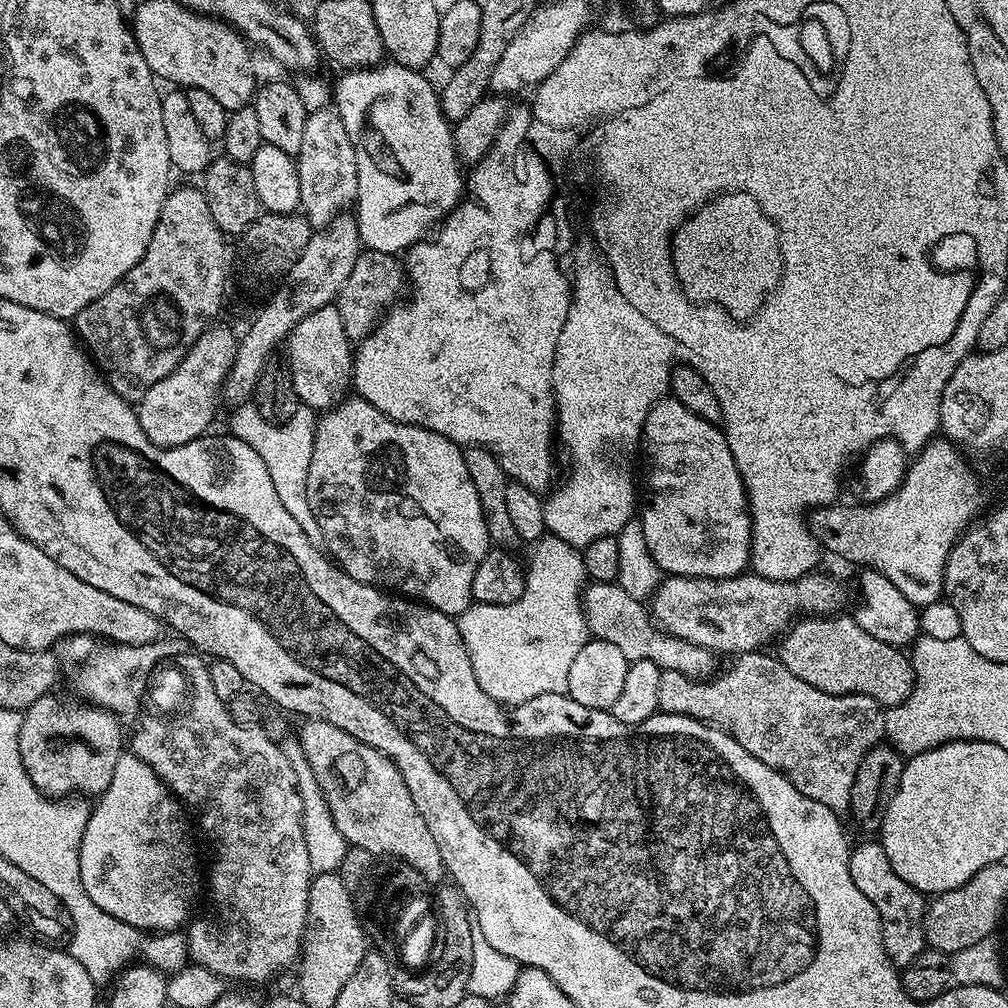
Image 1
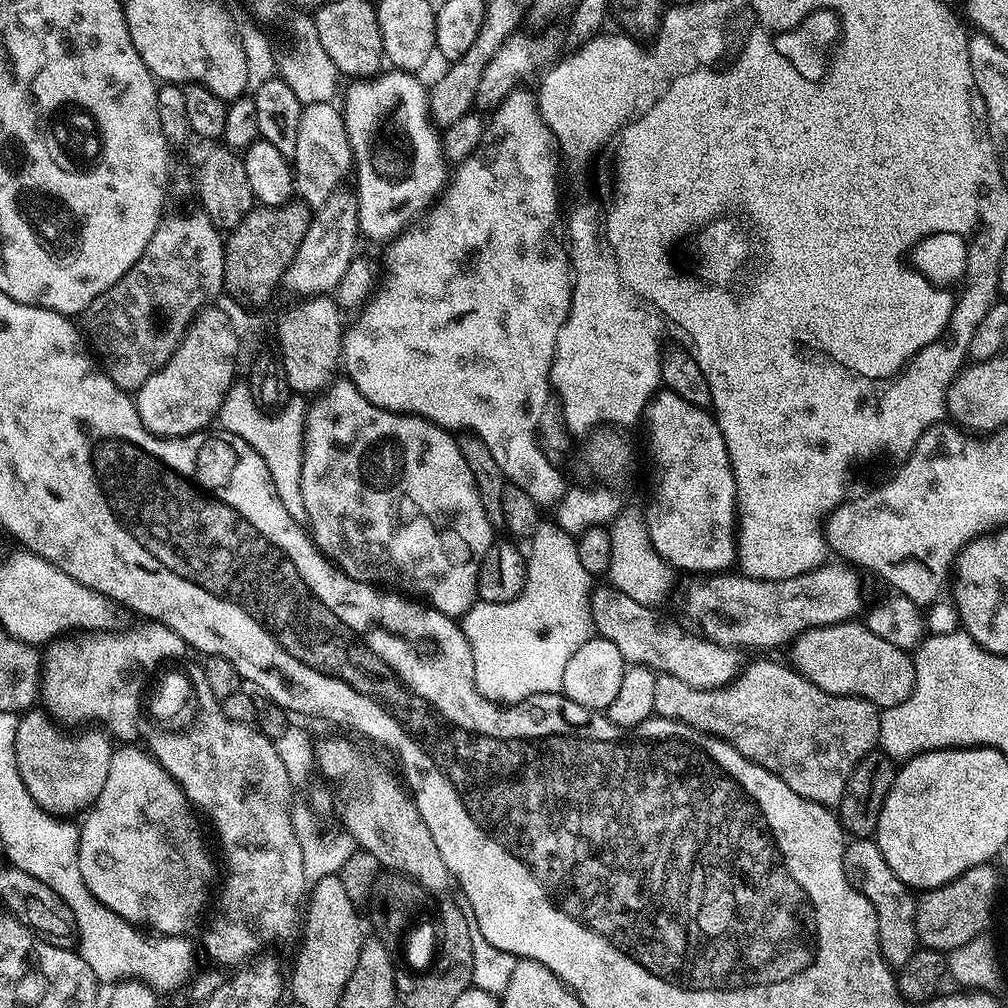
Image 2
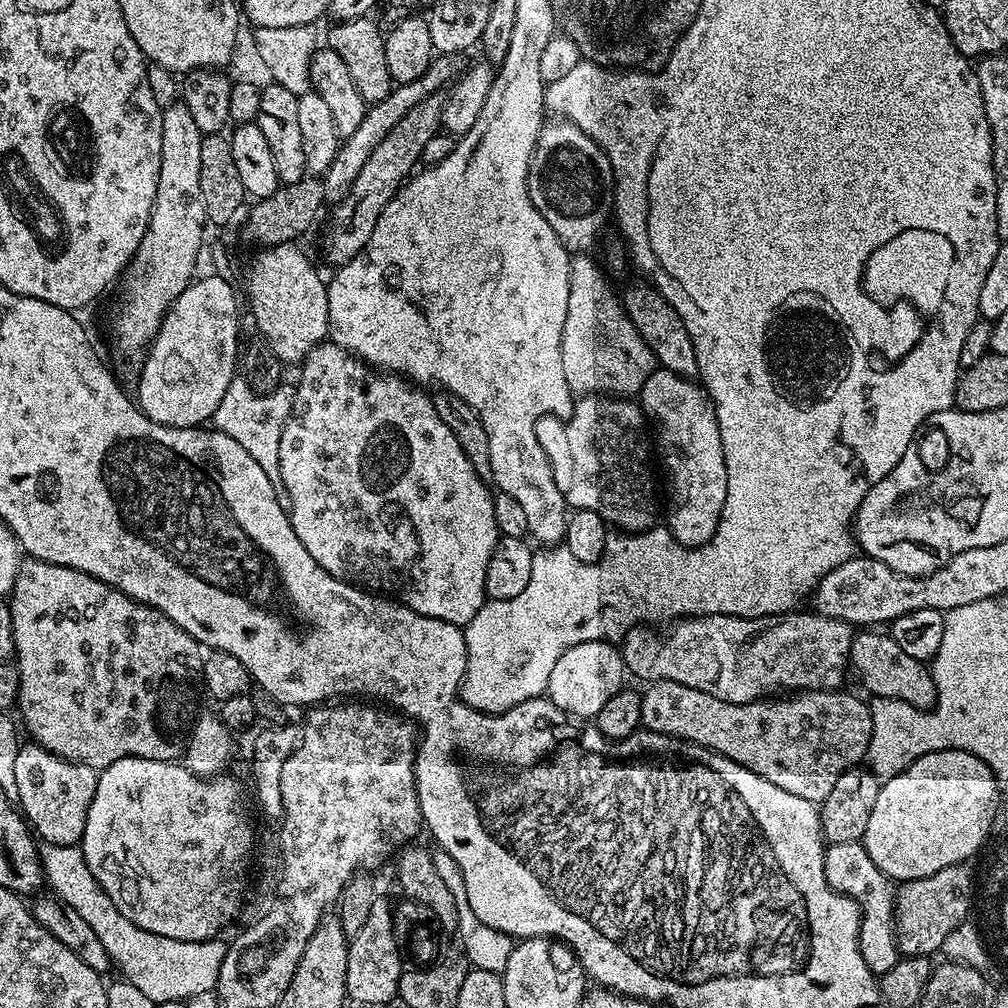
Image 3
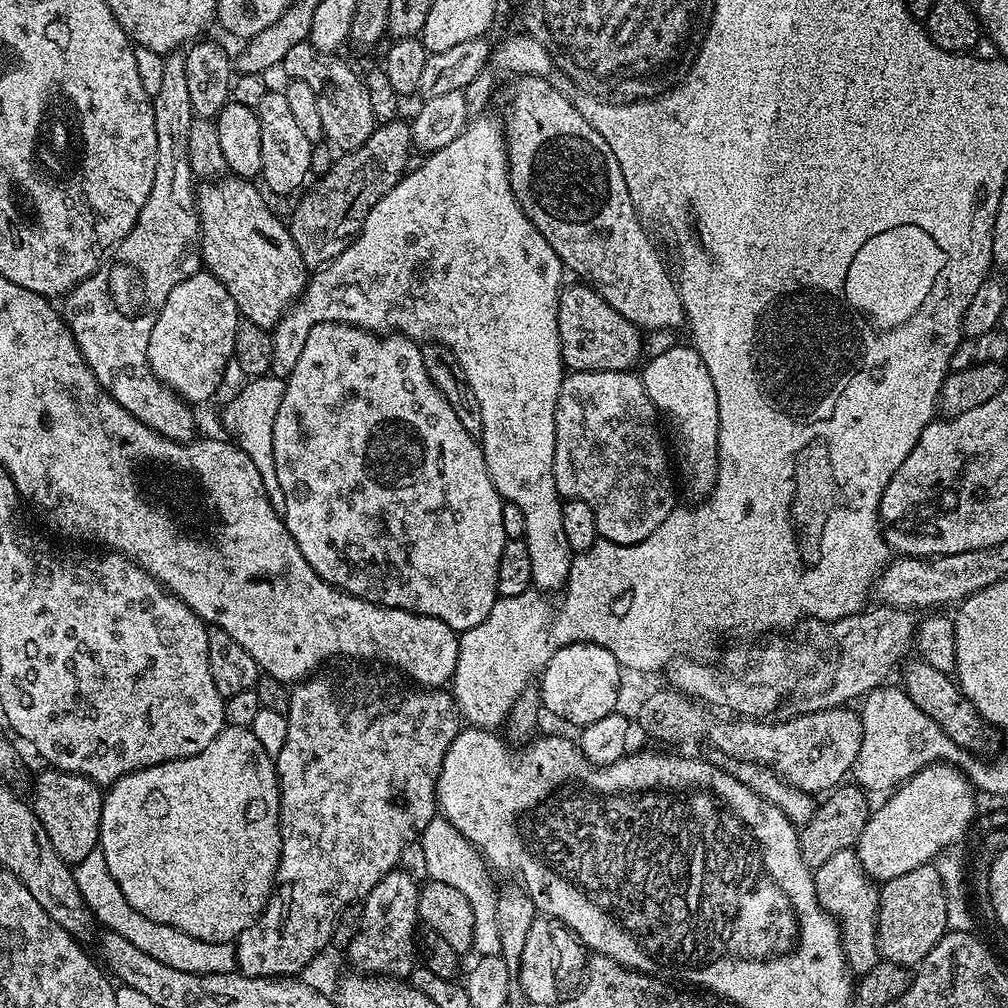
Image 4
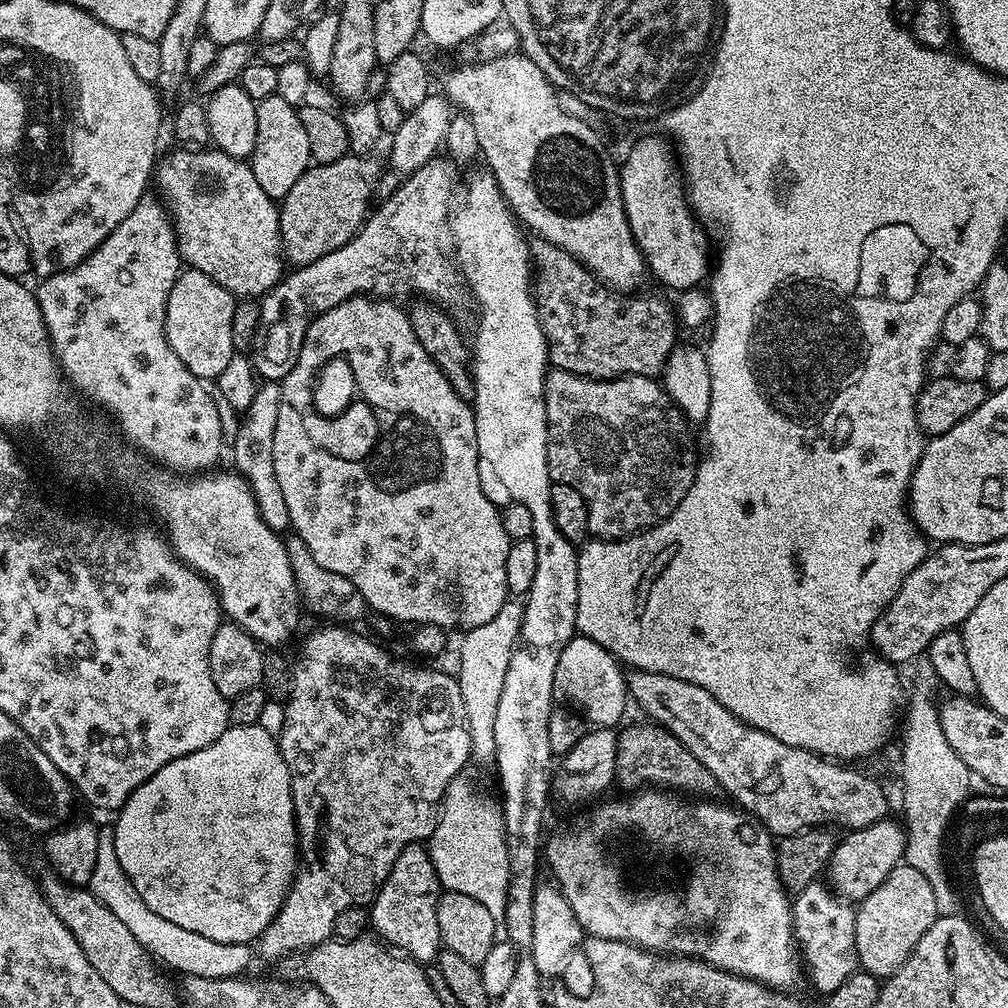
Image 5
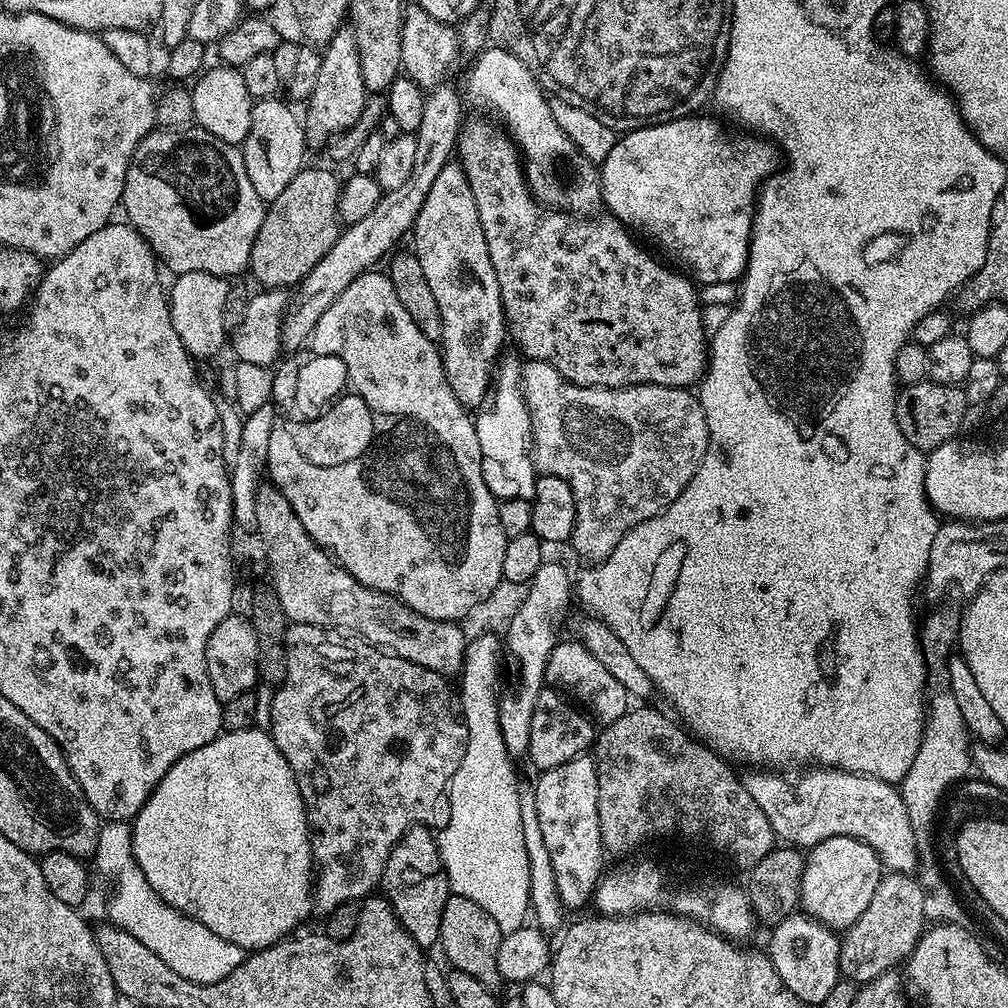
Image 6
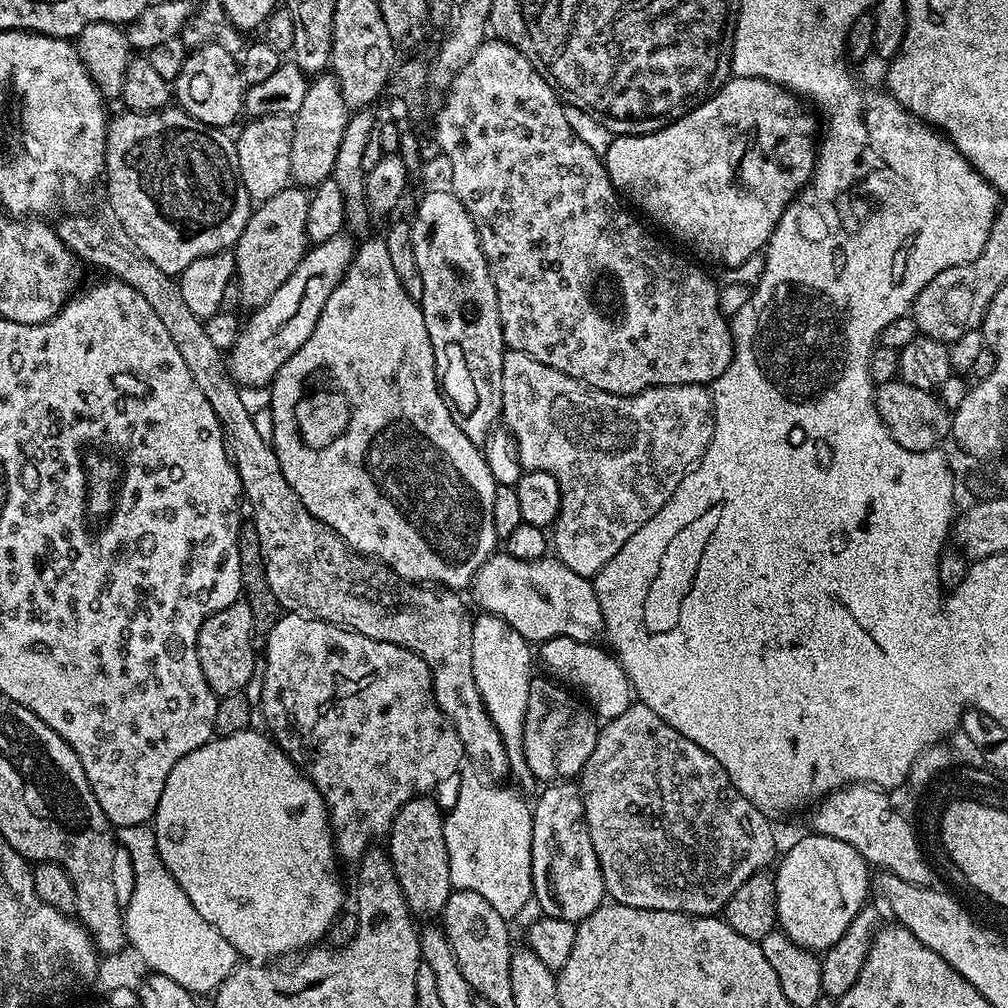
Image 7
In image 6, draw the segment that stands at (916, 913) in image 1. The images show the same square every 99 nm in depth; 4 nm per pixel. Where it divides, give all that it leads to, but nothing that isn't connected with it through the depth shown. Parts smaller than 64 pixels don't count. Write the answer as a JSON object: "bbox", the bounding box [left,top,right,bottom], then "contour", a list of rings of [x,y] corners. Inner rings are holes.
{"bbox":[766,910,842,1006],"contour":[[[797,910],[778,922],[771,929],[766,955],[768,961],[778,970],[778,978],[802,1002],[810,1006],[819,1004],[830,995],[830,990],[842,979],[840,975],[840,936],[833,929],[818,923],[813,916]]]}

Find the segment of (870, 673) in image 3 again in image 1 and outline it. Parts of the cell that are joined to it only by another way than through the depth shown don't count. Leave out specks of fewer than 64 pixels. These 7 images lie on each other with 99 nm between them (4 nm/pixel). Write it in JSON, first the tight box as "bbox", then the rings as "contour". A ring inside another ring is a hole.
{"bbox":[779,615,916,709],"contour":[[[851,615],[810,616],[795,621],[779,641],[780,663],[802,682],[835,696],[853,692],[874,698],[885,709],[902,703],[912,693],[916,675],[907,651],[878,642],[856,624]]]}

